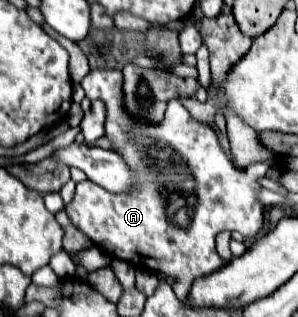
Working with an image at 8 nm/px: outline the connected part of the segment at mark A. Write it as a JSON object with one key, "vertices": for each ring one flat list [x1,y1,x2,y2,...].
{"vertices":[[95,69,83,77,81,87,85,89,85,96,89,99,105,101,105,137,113,145,117,145,117,153,147,153,147,171,137,173,137,191,125,195,113,195,111,191,105,191,103,187,97,187,93,181,85,179,77,183,75,195,71,203,65,205,65,211,79,231,83,231,95,245,103,247,107,253,113,253,113,257,127,257,135,267,161,271,167,277,177,277,175,295,179,299,185,299,193,279,213,273,223,265,221,257,215,251,215,235,219,231,239,231,245,238,255,238,261,231,265,207,259,201,259,181,267,173,267,163,255,163,249,167,249,171,235,169,227,159,217,133,211,127,197,123,175,99,169,101,161,123,141,121,133,113,125,111,125,95,121,95,121,83,121,71]]}

